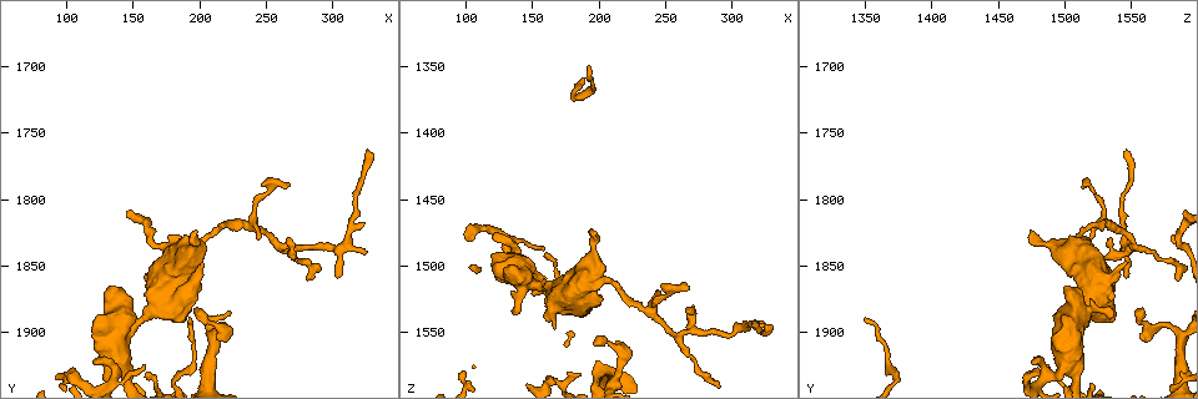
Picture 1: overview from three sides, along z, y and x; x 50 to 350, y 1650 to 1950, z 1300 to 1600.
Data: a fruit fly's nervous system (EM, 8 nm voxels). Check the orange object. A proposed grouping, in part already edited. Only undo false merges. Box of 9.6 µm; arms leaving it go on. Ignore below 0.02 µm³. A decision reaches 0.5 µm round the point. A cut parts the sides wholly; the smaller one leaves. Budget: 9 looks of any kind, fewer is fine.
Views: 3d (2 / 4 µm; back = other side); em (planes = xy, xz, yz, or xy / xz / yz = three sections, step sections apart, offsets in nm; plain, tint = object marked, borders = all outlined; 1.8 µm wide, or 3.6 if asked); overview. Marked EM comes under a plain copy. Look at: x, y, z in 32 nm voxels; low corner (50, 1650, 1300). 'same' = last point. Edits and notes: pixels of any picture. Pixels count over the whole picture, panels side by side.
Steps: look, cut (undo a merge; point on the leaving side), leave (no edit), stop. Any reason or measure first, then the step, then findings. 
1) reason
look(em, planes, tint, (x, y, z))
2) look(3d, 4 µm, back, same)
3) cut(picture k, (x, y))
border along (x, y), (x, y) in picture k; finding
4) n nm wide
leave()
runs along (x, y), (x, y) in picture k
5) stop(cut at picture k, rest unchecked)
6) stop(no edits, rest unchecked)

look(3d, 2 µm, (218, 1896, 1562))

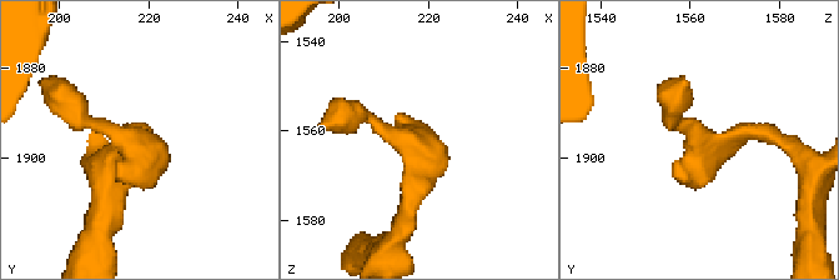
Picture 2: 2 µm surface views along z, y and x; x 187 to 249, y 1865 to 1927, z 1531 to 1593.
look(em, planes, tint, (218, 1895, 1565))

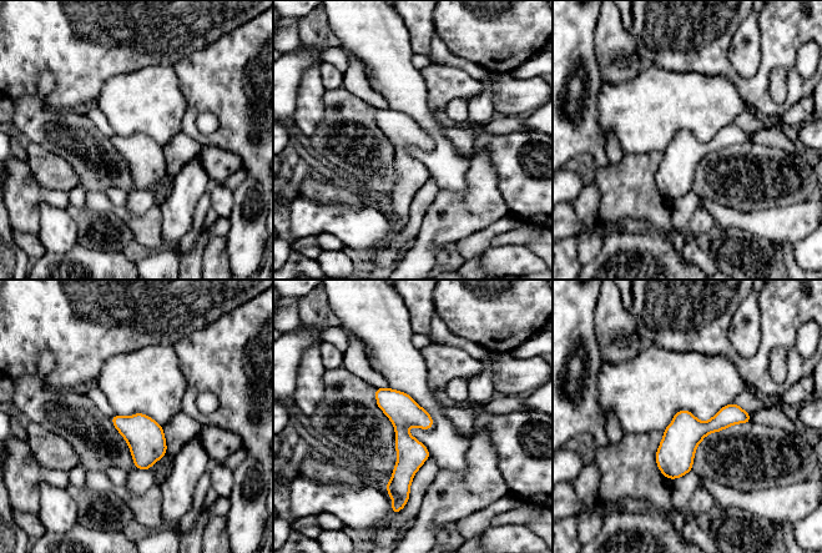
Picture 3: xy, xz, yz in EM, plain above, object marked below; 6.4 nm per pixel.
leave()
continuous, no second neuron

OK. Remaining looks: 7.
abrupt turn
look(3d, 4 µm, (142, 1892, 1508))

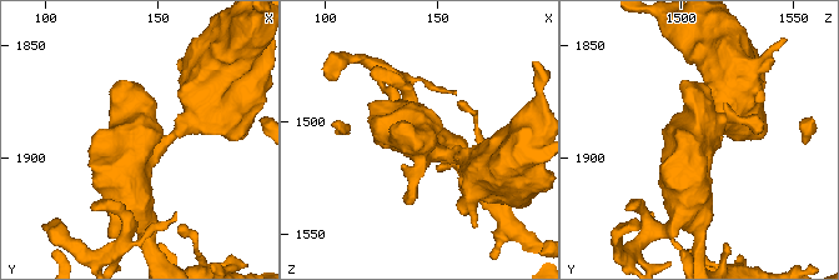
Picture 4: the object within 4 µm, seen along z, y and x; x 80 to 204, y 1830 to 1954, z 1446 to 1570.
look(em, 3.6 µm, xz, step 4, tint, (142, 1892, 1508))

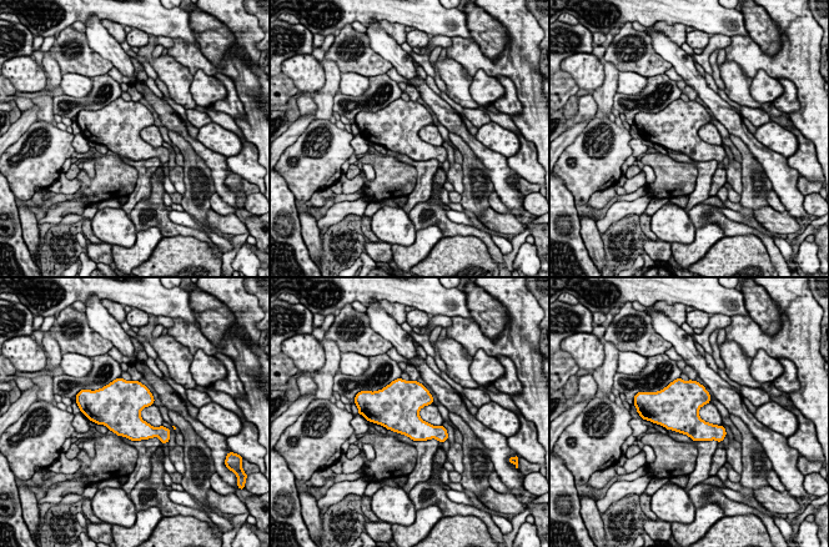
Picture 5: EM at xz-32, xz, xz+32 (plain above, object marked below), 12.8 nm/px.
another direction
look(em, 3.6 µm, planes, tint, same)

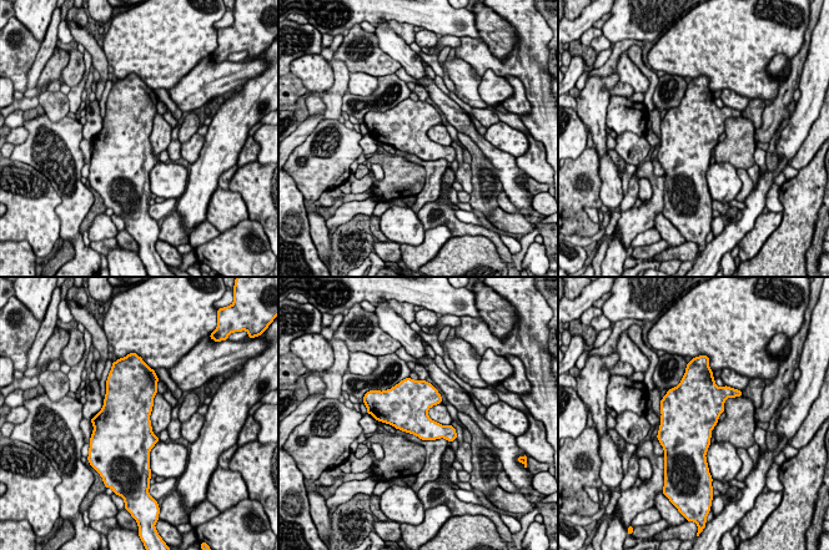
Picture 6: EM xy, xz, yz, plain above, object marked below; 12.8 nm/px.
leave()
one neuron here

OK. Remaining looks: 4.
calibre changes
look(em, planes, tint, (314, 1818, 1542))

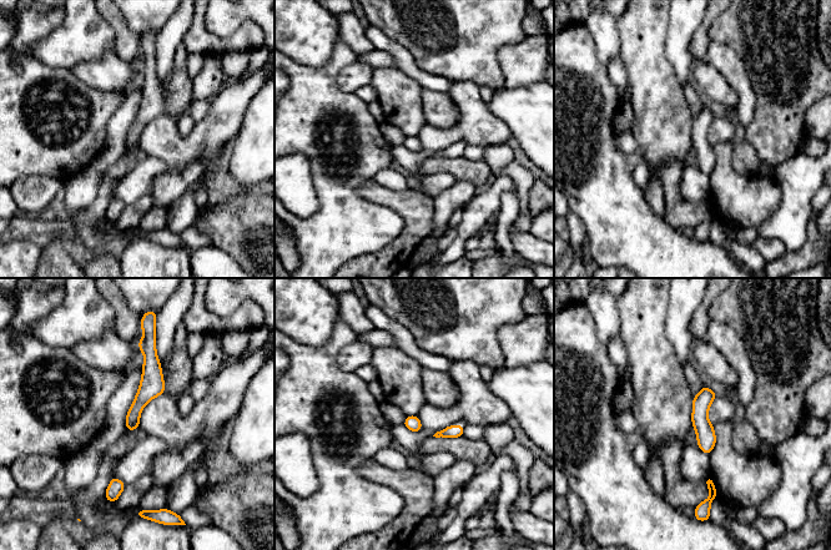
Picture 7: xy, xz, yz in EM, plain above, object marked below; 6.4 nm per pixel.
leave()
runs along (149, 344), (150, 388), (130, 427) in picture 7; one neuron here

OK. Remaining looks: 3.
branch point
look(em, planes, tint, (236, 1820, 1536))

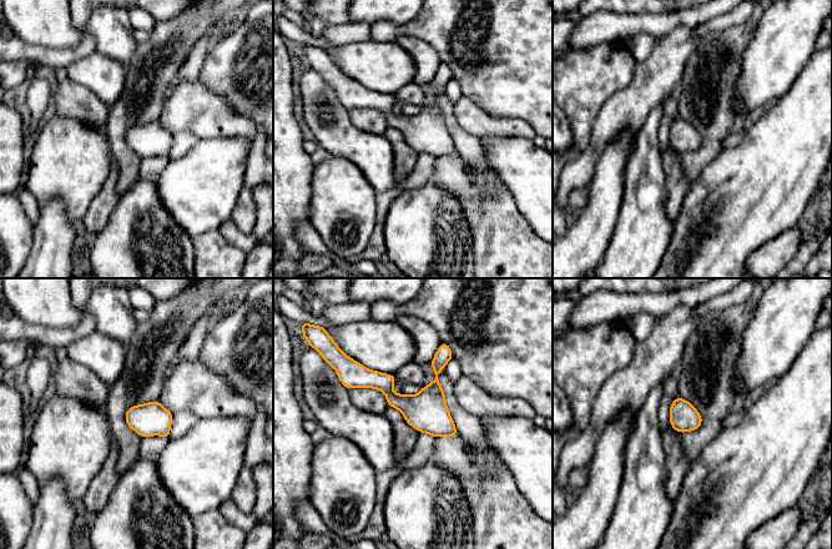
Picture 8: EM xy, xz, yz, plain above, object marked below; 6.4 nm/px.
leave()
runs along (349, 379), (376, 379), (453, 433) in picture 8; one neuron here

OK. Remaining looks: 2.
stop(no edits, rest unchecked)

